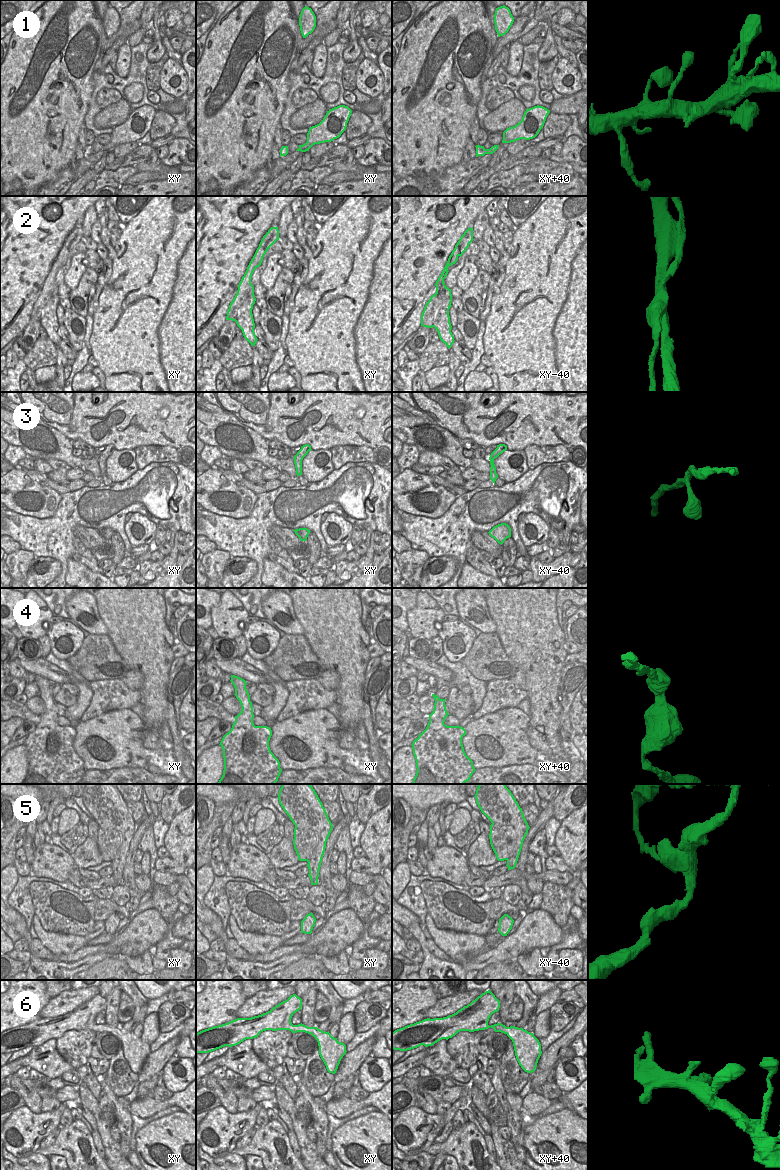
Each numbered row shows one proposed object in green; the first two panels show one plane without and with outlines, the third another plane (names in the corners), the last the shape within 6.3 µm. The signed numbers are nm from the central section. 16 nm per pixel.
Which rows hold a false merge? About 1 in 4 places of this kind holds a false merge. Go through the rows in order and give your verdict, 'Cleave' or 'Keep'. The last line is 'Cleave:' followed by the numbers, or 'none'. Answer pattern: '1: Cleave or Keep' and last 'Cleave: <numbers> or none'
1: Keep
2: Cleave
3: Keep
4: Keep
5: Cleave
6: Keep
Cleave: 2, 5

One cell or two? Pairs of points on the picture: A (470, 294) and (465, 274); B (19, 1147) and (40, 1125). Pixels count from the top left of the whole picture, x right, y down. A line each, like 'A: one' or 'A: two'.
A: two
B: one

